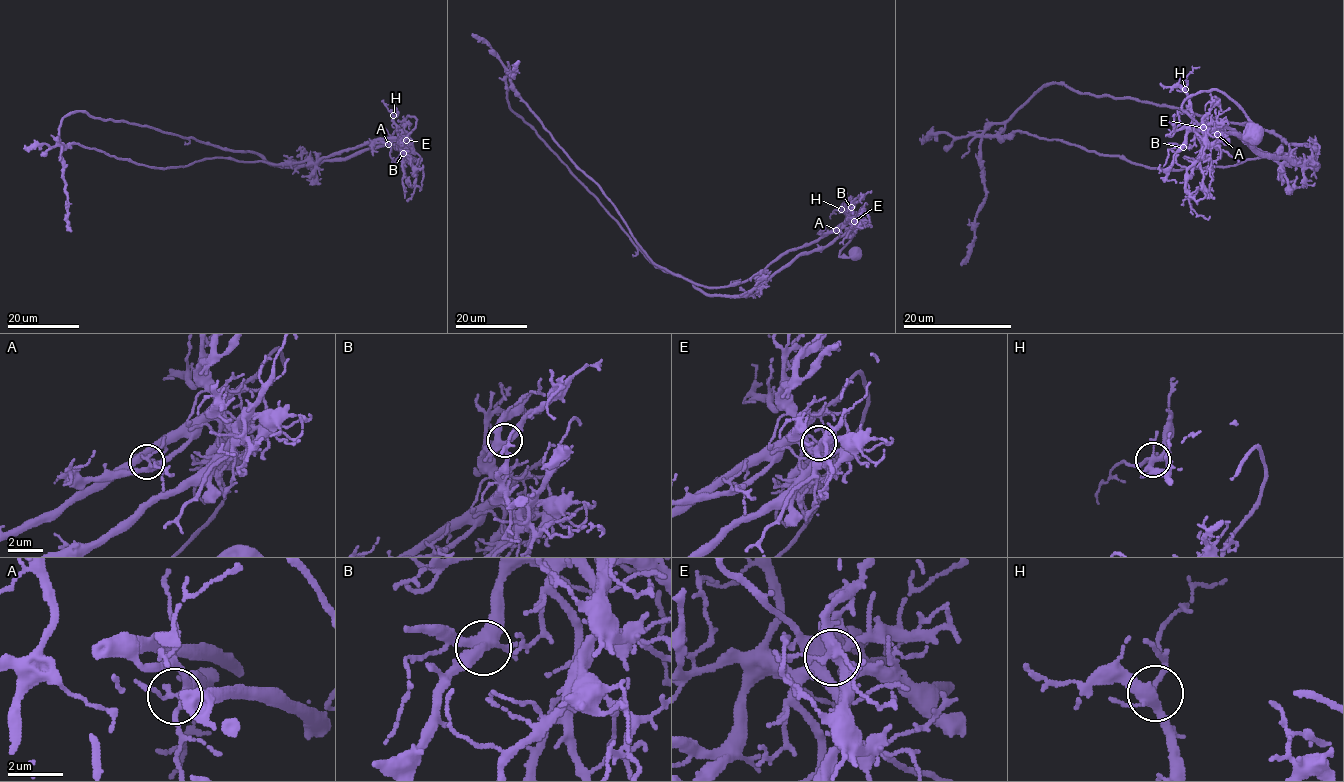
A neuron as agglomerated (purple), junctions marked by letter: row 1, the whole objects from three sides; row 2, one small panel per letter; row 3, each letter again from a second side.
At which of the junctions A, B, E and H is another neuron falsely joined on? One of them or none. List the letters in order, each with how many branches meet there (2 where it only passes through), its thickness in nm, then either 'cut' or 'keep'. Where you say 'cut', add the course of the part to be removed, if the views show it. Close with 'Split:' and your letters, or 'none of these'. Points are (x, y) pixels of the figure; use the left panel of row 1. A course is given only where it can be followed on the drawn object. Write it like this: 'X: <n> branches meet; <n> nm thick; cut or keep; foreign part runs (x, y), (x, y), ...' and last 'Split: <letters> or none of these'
A: 4 branches meet; 200 nm thick; keep
B: 5 branches meet; 360 nm thick; keep
E: 8 branches meet; 340 nm thick; cut; foreign part runs (407, 140), (309, 164), (269, 164), (251, 152), (69, 112), (57, 139), (71, 231)
H: 5 branches meet; 280 nm thick; keep
Split: E

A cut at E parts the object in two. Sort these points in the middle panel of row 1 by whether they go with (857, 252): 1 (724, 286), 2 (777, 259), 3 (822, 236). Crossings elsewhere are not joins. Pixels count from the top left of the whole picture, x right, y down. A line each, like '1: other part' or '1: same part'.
1: same part
2: same part
3: same part

